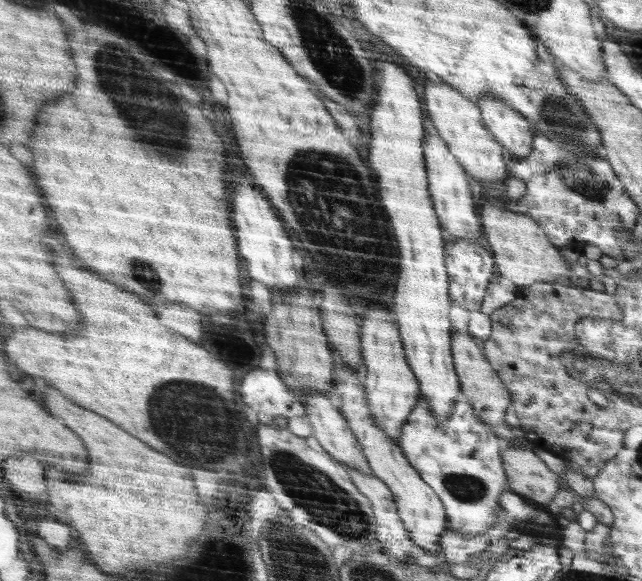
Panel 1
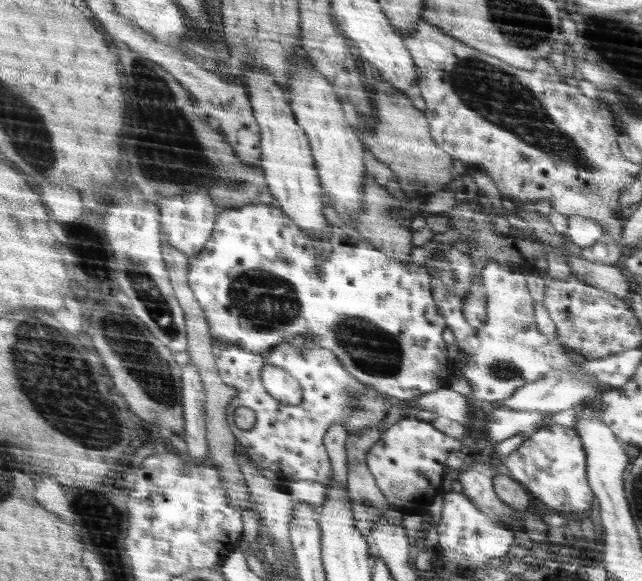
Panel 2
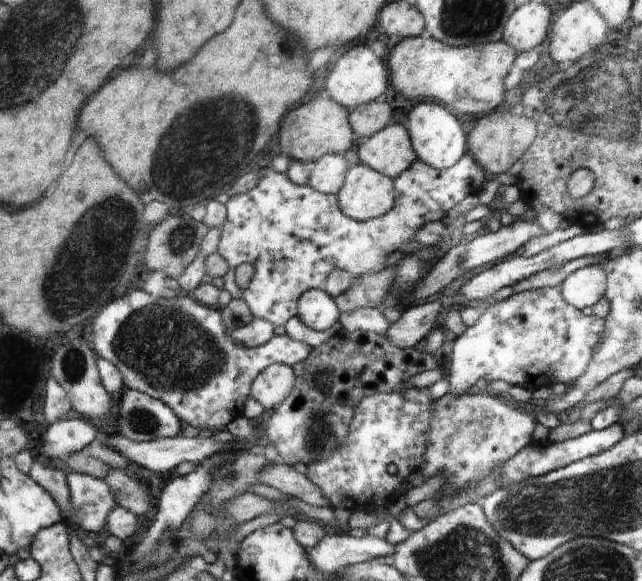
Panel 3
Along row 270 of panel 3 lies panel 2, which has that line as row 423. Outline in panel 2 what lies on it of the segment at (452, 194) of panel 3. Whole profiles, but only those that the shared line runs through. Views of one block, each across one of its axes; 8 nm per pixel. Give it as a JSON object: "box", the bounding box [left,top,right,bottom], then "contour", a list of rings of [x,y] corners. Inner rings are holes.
{"box":[216,344,390,484],"contour":[[[280,344],[278,348],[270,350],[270,352],[254,353],[249,349],[240,348],[240,346],[226,346],[220,356],[216,358],[216,367],[220,375],[221,382],[236,390],[236,398],[232,398],[226,407],[226,419],[229,428],[244,450],[245,456],[260,470],[272,470],[280,478],[291,481],[309,480],[319,482],[320,484],[328,484],[332,479],[332,462],[329,460],[328,450],[325,448],[324,438],[328,434],[329,429],[334,423],[344,422],[346,427],[344,430],[347,436],[350,434],[360,434],[373,426],[380,426],[389,416],[388,408],[390,408],[390,400],[385,394],[378,393],[378,390],[364,385],[358,378],[354,377],[342,366],[336,354],[328,349],[318,348],[308,344],[298,345],[296,348],[290,344]],[[264,366],[276,366],[282,368],[286,374],[290,374],[299,384],[302,390],[302,402],[296,405],[284,404],[276,400],[270,395],[264,387],[262,387],[262,370]],[[238,406],[246,406],[255,412],[256,424],[250,430],[240,430],[234,422],[234,410]]]}

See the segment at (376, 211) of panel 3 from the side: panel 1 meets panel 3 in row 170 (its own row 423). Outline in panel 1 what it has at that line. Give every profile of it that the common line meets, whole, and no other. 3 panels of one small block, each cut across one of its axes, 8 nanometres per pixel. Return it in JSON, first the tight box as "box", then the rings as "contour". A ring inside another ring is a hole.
{"box":[329,352,450,555],"contour":[[[334,352],[334,357],[338,357],[337,379],[334,380],[334,388],[329,396],[335,399],[336,407],[355,433],[373,476],[382,480],[392,492],[398,516],[407,528],[410,540],[429,555],[437,555],[441,552],[439,545],[441,534],[450,529],[443,501],[436,490],[421,479],[420,473],[409,463],[409,459],[398,444],[374,424],[373,417],[370,416],[368,396],[365,388],[360,384],[360,376],[356,371],[350,370],[346,364],[342,364],[338,353]]]}

